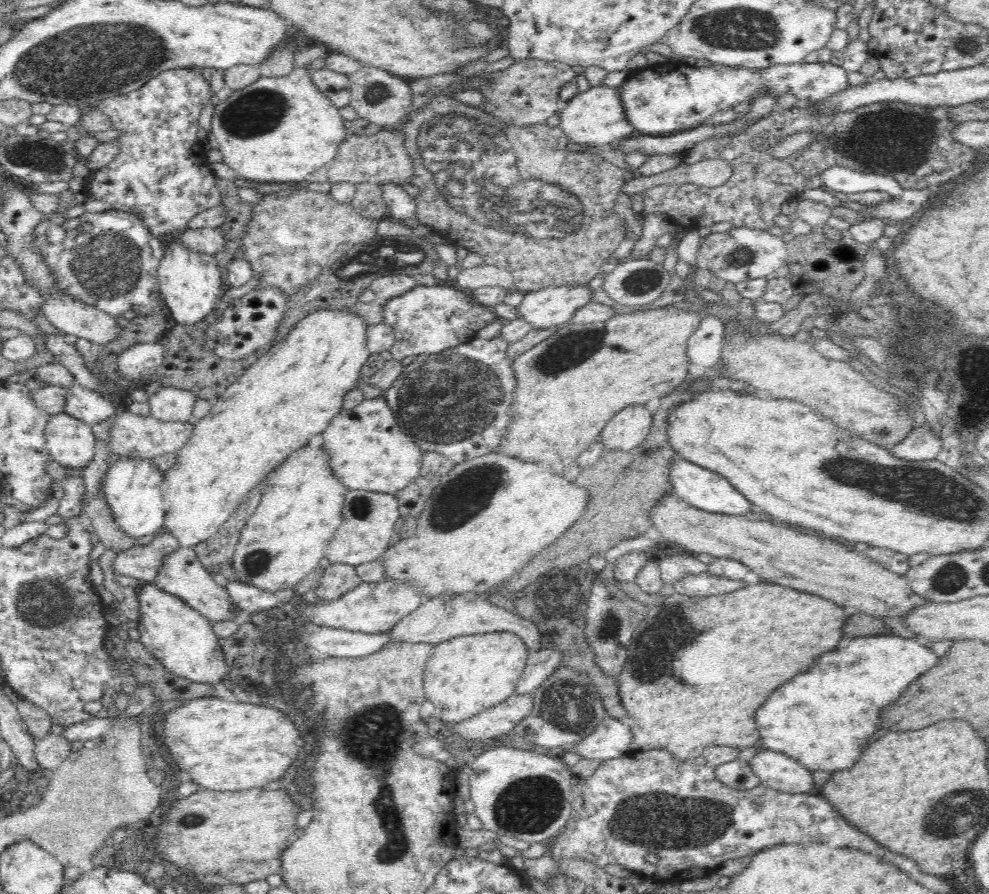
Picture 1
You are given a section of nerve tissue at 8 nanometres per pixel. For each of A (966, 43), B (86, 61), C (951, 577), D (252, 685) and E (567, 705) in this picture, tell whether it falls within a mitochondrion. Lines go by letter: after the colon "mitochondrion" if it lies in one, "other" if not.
A: mitochondrion
B: mitochondrion
C: mitochondrion
D: other
E: mitochondrion

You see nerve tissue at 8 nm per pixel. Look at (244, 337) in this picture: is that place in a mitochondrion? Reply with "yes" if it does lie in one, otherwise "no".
no

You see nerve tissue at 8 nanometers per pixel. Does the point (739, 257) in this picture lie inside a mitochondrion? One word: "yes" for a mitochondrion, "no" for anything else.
yes

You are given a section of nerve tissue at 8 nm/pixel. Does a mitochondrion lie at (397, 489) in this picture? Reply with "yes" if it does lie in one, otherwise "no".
no

